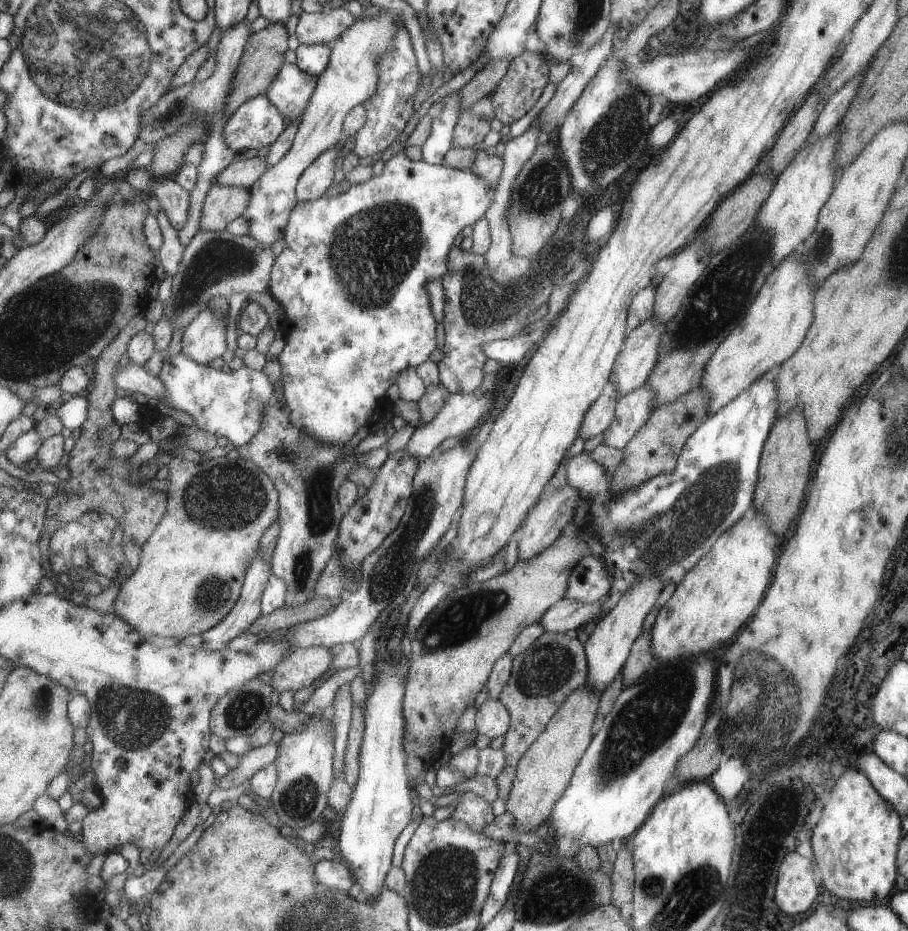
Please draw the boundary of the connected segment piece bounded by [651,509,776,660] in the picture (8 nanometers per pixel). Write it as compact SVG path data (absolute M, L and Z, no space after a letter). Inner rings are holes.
M755 509L737 522L728 532L722 534L705 557L690 569L685 580L677 584L668 601L659 609L657 618L651 631L652 654L656 659L673 660L682 657L697 657L698 652L708 652L718 648L720 644L728 642L746 620L752 616L754 608L765 598L764 592L772 578L772 568L776 564L776 556L772 546L766 540L772 536L769 518Z

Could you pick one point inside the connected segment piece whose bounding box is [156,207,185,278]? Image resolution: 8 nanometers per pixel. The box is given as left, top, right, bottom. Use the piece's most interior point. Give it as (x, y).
(170, 255)

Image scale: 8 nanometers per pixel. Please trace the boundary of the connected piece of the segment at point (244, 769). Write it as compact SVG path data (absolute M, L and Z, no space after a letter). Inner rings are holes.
M270 742L261 747L245 748L243 752L238 754L240 761L238 766L230 769L216 784L217 788L234 788L242 785L245 780L252 778L258 770L272 764L276 756L278 756L278 743Z

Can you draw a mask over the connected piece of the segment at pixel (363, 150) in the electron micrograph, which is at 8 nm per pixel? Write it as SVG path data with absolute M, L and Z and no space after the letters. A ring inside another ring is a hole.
M404 24L393 44L393 48L381 60L380 84L377 86L377 92L362 104L367 111L366 124L356 133L356 138L351 139L351 149L358 158L374 156L376 152L385 151L402 134L412 116L412 100L414 94L418 92L422 73L410 41L410 34Z

